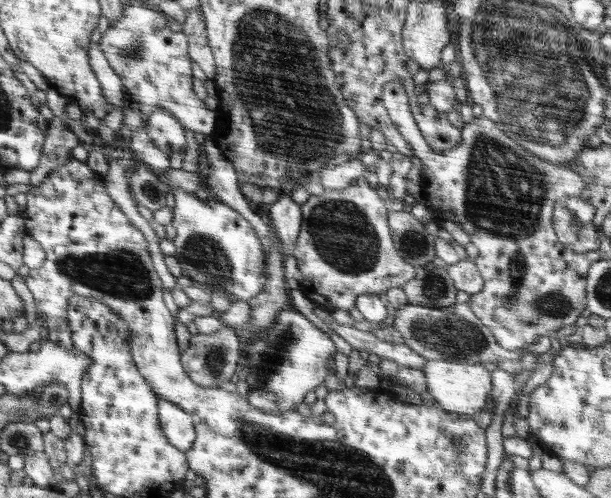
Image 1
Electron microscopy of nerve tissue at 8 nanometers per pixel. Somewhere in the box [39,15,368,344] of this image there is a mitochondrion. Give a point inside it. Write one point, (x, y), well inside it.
(119, 272)

